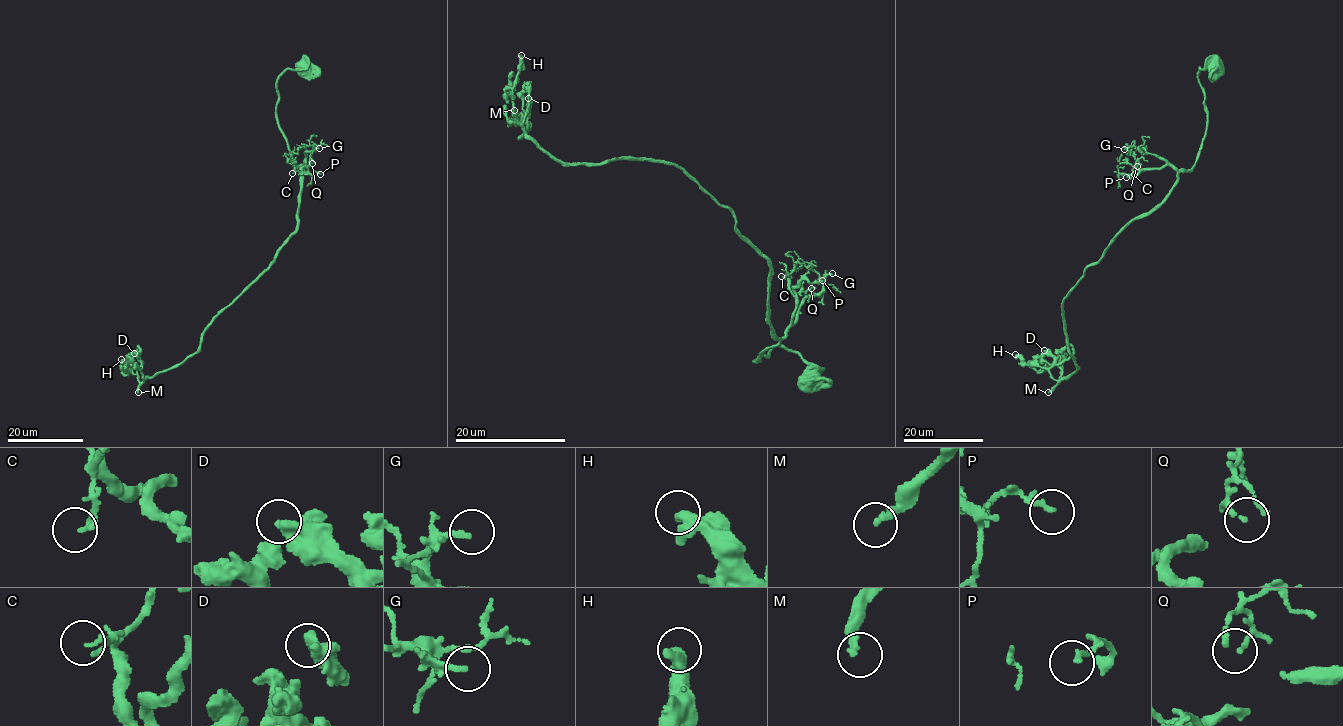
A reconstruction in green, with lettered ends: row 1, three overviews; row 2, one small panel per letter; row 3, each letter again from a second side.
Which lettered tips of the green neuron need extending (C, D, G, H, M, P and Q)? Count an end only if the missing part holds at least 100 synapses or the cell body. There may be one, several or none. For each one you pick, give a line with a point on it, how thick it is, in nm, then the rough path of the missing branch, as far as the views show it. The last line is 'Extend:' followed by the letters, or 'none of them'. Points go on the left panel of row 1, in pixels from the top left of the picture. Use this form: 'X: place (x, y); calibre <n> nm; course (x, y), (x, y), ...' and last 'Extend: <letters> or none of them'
M: place (138, 392); calibre 240 nm; course (138, 392), (130, 402), (106, 411), (105, 434), (97, 438), (107, 429), (139, 427), (153, 436), (160, 434)
Extend: M

